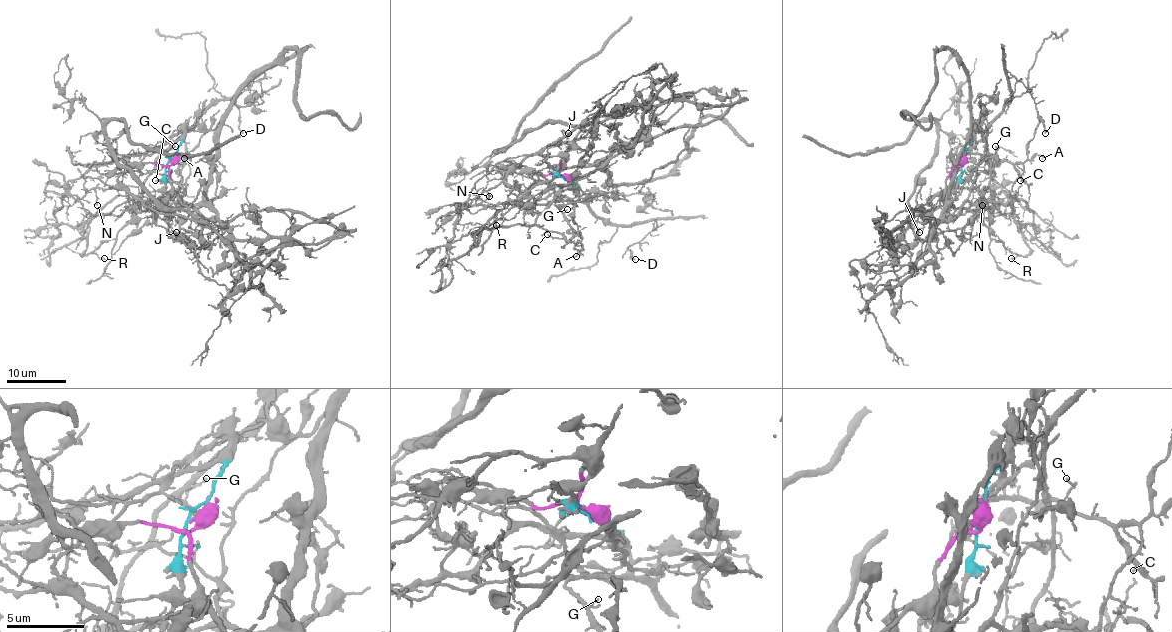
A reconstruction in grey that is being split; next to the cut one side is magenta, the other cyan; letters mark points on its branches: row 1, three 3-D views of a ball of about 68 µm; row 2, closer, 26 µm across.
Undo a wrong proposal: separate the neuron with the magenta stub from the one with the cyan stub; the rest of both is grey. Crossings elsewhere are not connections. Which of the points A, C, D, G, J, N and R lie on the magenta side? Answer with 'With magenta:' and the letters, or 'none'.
With magenta: J, N

